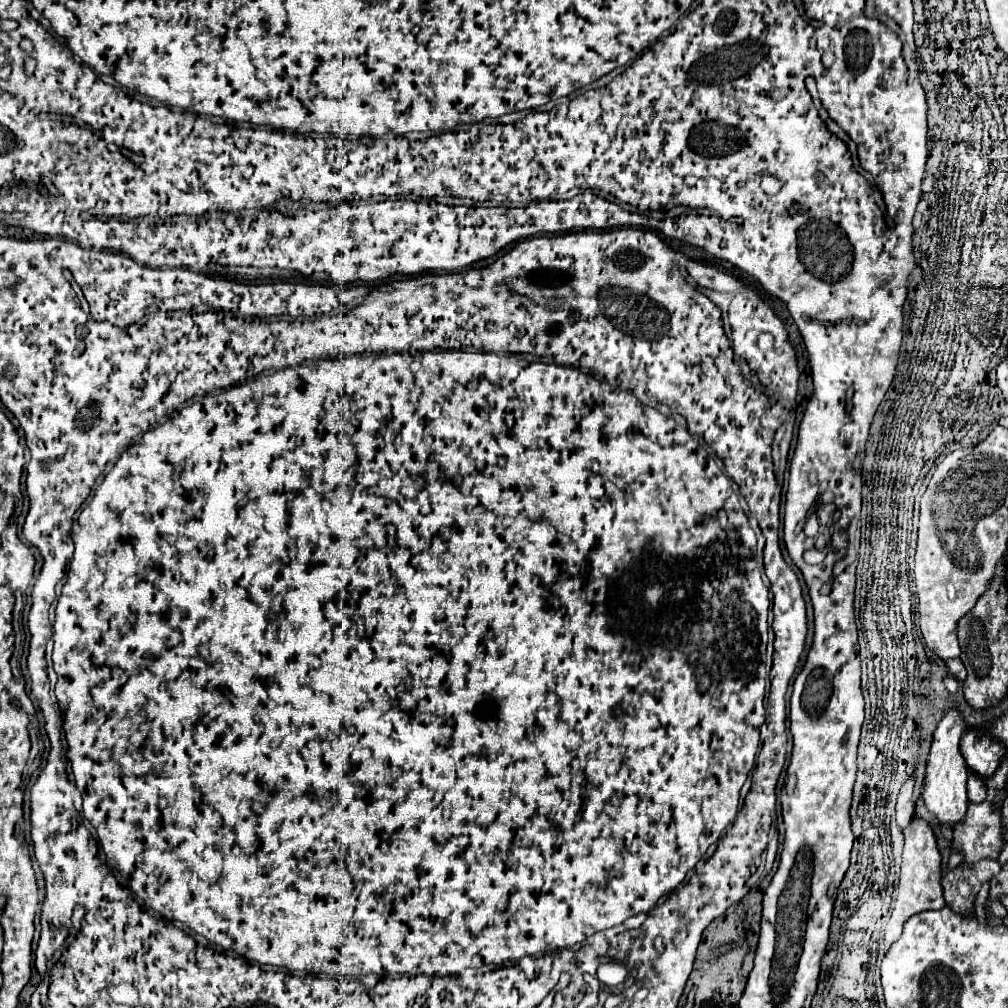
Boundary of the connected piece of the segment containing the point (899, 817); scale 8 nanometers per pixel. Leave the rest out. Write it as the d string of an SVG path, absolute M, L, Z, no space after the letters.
M914 776L908 778L908 782L902 786L896 802L896 824L900 828L906 828L914 816L914 800L912 800L912 788L914 788Z

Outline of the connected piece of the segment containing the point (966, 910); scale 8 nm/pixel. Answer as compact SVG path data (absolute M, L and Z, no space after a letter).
M984 860L974 866L958 866L942 878L946 906L950 906L960 916L974 914L974 902L984 882L992 880L1000 872L1000 864L994 860Z

